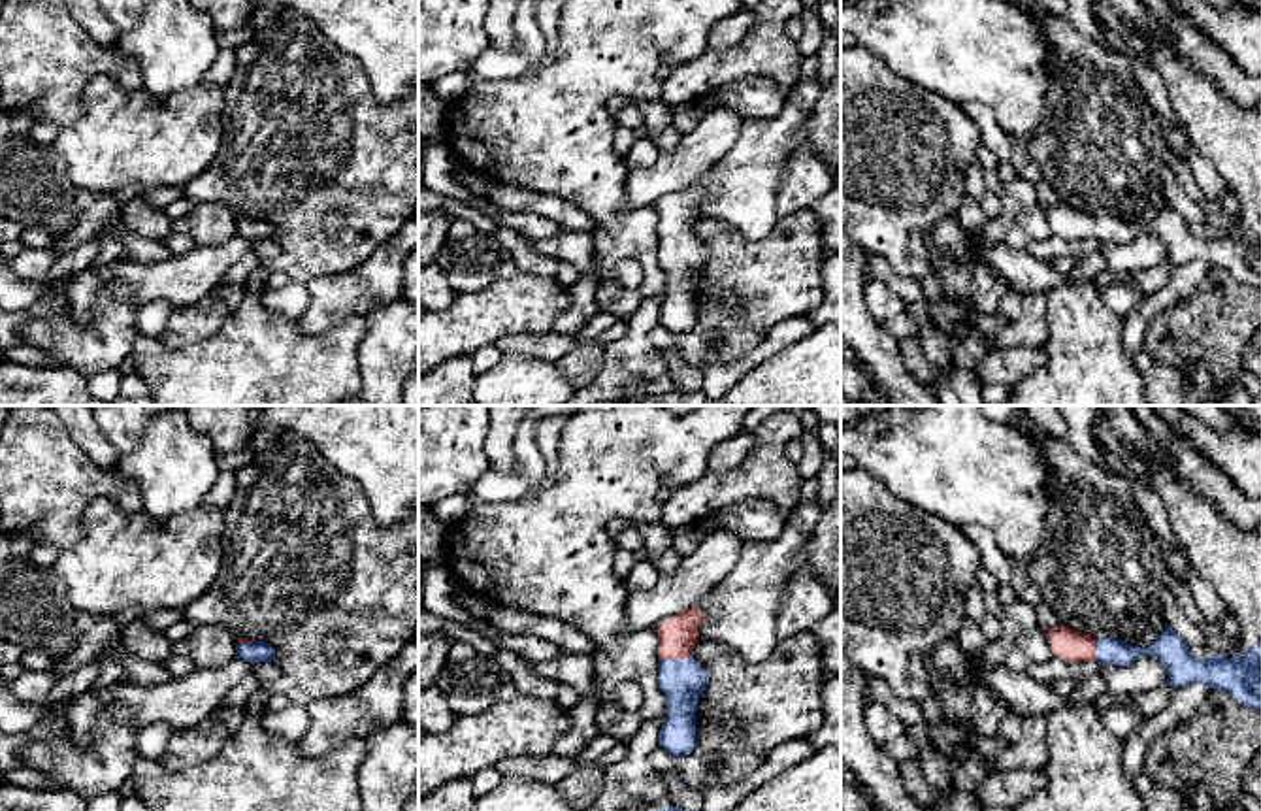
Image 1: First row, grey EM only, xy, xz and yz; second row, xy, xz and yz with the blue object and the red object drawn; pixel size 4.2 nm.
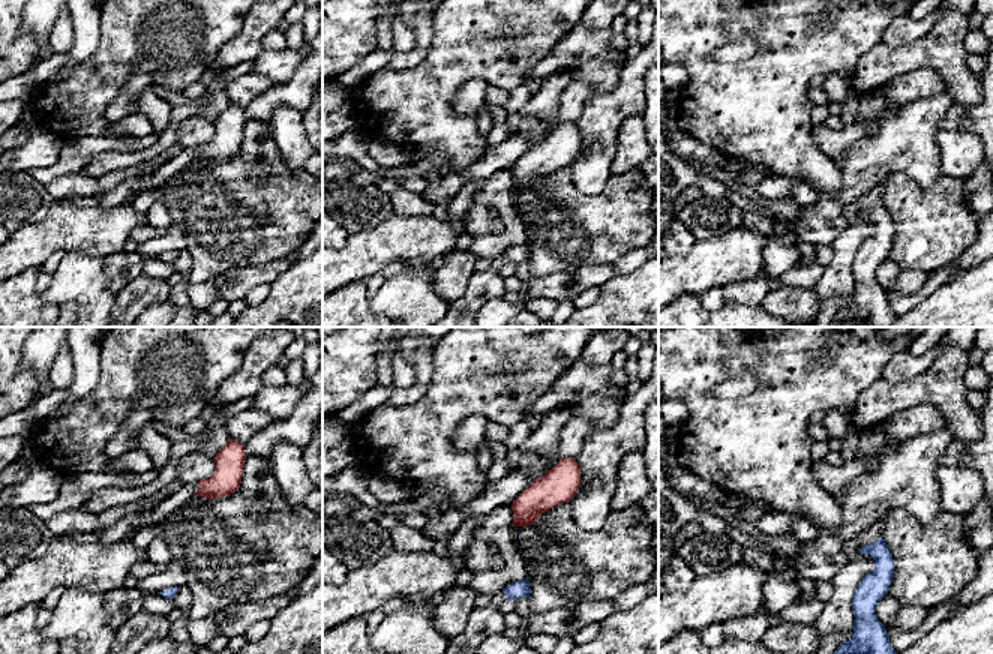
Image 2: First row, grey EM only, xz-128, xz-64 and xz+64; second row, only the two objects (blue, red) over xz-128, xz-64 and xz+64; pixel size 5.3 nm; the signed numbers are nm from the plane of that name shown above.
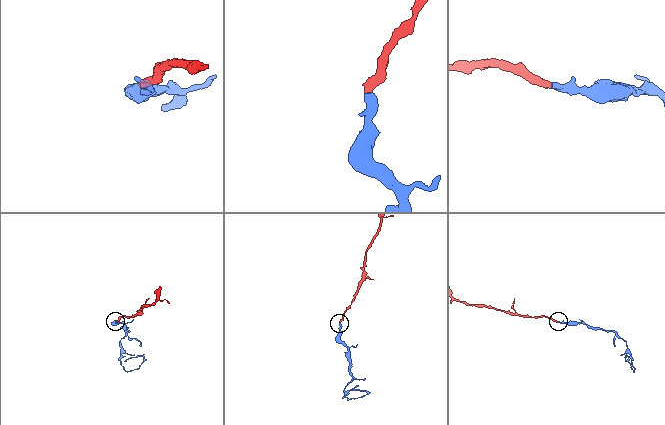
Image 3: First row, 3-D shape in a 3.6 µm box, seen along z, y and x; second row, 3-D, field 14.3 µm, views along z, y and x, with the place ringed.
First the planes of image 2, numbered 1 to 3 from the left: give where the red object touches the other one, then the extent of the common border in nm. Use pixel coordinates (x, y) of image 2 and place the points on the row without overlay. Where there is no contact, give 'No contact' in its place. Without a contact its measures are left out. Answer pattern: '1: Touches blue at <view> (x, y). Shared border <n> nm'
1: No contact
2: No contact
3: No contact

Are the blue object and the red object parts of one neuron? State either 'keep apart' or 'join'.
join

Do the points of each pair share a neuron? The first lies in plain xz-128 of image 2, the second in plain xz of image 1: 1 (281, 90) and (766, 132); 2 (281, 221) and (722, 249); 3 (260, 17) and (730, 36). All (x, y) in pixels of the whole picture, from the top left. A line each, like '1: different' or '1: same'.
1: same
2: same
3: different

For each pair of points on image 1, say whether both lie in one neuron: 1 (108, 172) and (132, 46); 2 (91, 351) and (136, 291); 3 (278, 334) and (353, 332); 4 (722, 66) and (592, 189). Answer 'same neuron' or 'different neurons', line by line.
1: different neurons
2: different neurons
3: same neuron
4: different neurons

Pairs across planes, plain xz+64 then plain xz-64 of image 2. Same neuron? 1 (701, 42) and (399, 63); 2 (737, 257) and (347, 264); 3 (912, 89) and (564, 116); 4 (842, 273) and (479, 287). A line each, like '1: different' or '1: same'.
1: different
2: same
3: different
4: same

